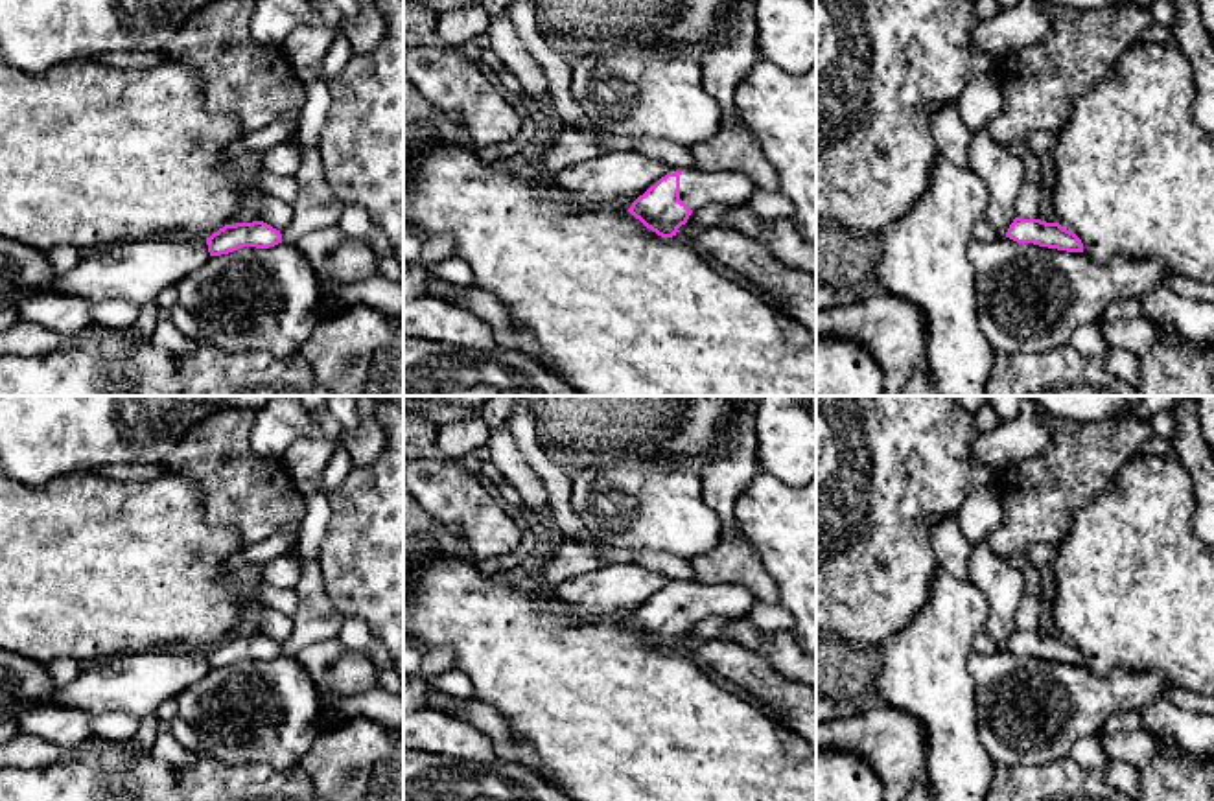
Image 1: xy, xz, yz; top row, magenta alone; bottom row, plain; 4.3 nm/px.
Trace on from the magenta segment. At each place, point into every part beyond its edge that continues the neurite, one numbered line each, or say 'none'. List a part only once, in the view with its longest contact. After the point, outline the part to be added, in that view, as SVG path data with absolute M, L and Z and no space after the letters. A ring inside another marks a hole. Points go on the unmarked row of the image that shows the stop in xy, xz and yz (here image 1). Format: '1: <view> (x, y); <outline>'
1: xz (732, 601); M682 584L680 613L693 624L706 617L726 617L730 621L746 617L755 597L741 584Z

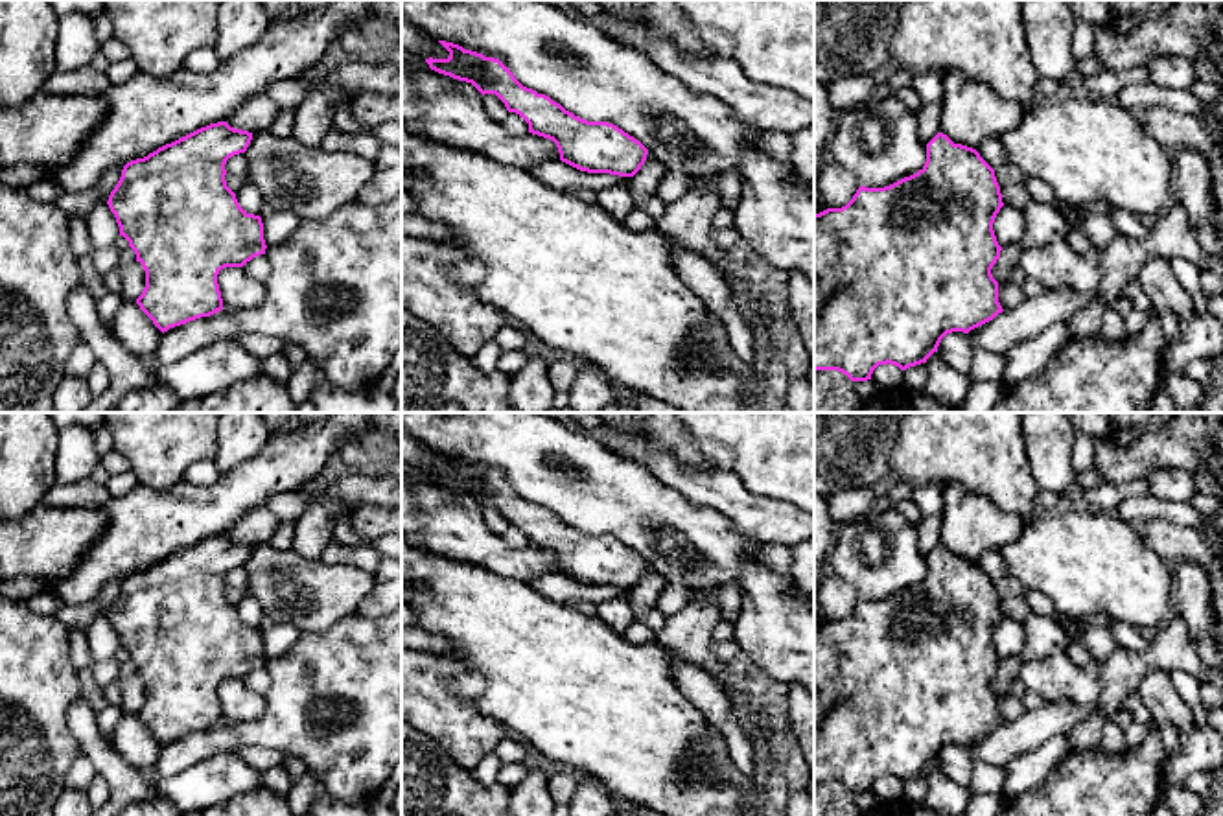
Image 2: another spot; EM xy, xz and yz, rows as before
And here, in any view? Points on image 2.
none

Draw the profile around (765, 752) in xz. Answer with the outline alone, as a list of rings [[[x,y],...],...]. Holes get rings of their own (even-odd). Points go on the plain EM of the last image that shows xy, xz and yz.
[[[751,717],[742,718],[742,726],[744,726],[748,740],[751,742],[751,750],[753,750],[755,774],[753,774],[751,783],[757,787],[763,787],[772,764],[781,755],[781,748],[775,746],[764,735],[763,728],[757,724],[755,718]]]

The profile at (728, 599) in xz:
[[[731,582],[720,588],[713,600],[722,613],[722,621],[733,624],[740,613],[740,584]]]

